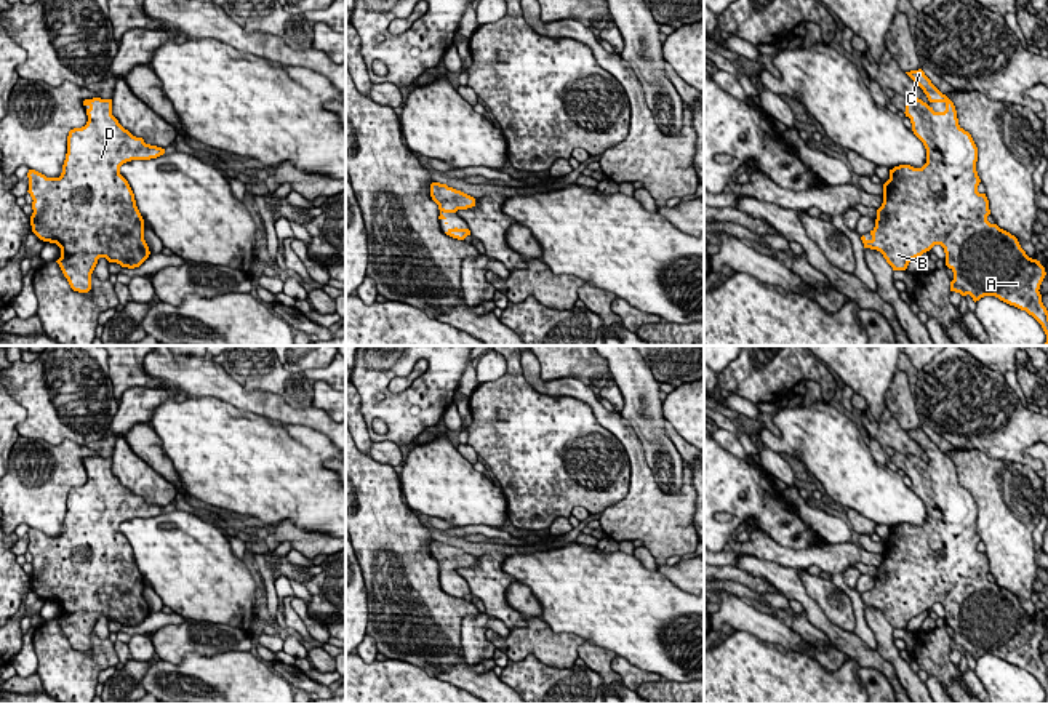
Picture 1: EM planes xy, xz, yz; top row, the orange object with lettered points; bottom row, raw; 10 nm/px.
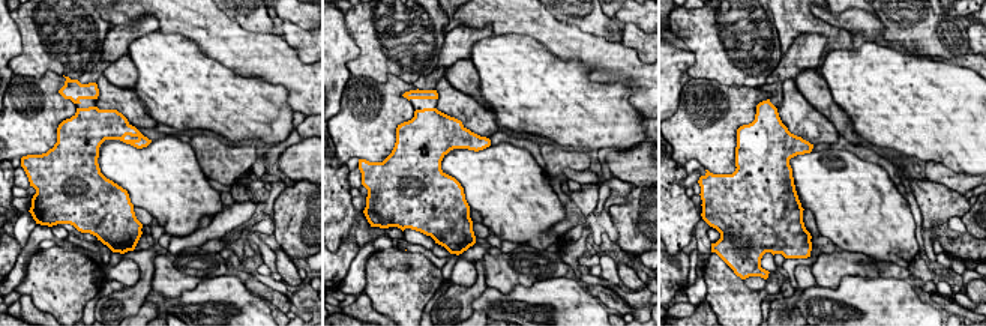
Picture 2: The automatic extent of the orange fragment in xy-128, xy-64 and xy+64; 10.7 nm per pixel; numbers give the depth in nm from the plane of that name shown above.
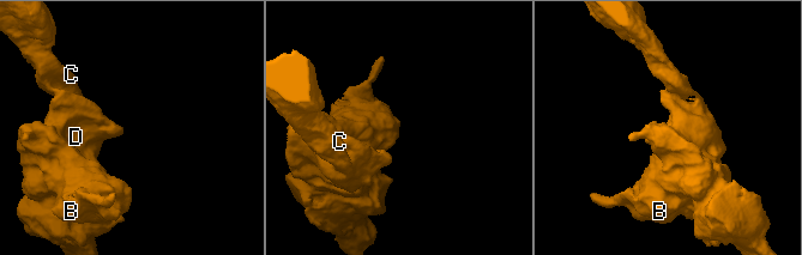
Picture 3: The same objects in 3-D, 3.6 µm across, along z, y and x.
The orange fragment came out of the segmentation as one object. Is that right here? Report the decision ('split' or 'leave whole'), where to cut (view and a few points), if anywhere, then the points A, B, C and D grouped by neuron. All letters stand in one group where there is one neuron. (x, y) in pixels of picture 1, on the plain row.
leave whole; cut none; groups A B C D

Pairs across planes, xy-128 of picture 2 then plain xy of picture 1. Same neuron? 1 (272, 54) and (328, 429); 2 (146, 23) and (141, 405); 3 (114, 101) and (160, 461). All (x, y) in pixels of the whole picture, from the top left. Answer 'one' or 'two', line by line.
1: one
2: one
3: two

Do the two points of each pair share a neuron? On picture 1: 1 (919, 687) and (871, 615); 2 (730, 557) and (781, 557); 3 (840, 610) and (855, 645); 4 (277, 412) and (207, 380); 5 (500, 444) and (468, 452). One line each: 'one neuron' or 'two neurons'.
1: one neuron
2: one neuron
3: two neurons
4: one neuron
5: two neurons

